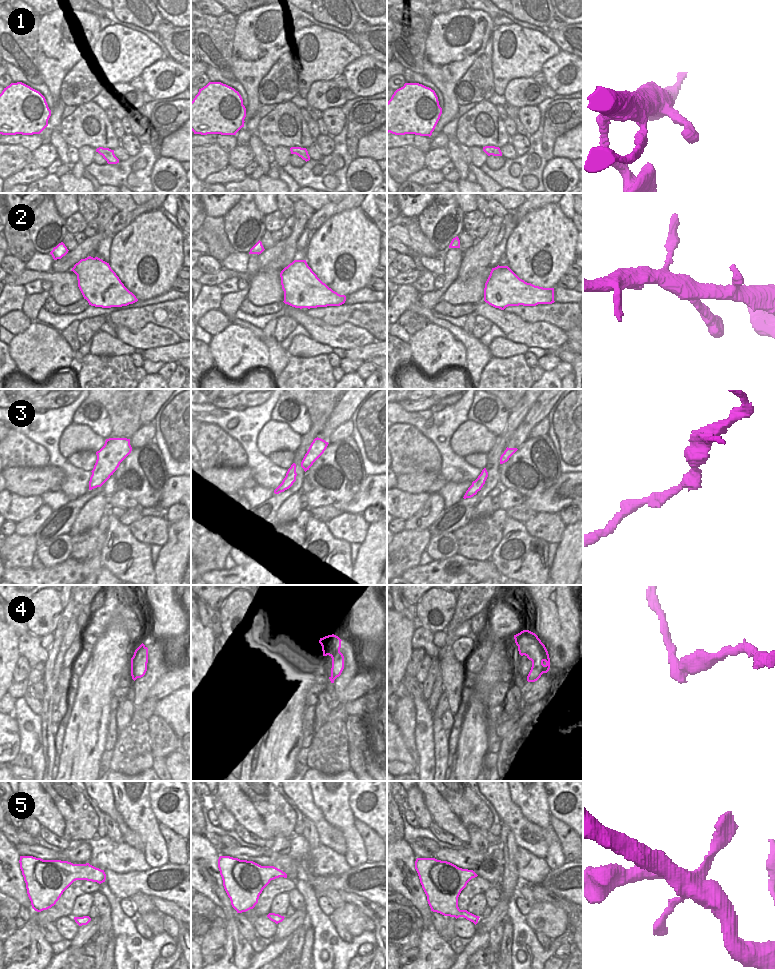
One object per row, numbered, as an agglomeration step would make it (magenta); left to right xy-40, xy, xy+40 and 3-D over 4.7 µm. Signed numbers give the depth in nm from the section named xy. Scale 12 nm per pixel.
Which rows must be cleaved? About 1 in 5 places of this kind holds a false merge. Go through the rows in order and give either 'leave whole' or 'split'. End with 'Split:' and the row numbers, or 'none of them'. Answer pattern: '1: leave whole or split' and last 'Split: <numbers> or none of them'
1: leave whole
2: leave whole
3: leave whole
4: split
5: leave whole
Split: 4

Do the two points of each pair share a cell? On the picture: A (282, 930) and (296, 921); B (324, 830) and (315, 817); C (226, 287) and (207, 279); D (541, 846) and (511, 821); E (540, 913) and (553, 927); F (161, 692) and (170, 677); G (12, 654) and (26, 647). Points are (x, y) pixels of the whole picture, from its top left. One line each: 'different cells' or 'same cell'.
A: same cell
B: same cell
C: different cells
D: same cell
E: same cell
F: same cell
G: different cells

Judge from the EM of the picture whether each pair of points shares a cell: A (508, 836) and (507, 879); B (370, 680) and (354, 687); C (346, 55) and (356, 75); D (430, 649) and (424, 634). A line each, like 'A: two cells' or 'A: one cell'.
A: one cell
B: one cell
C: two cells
D: one cell

